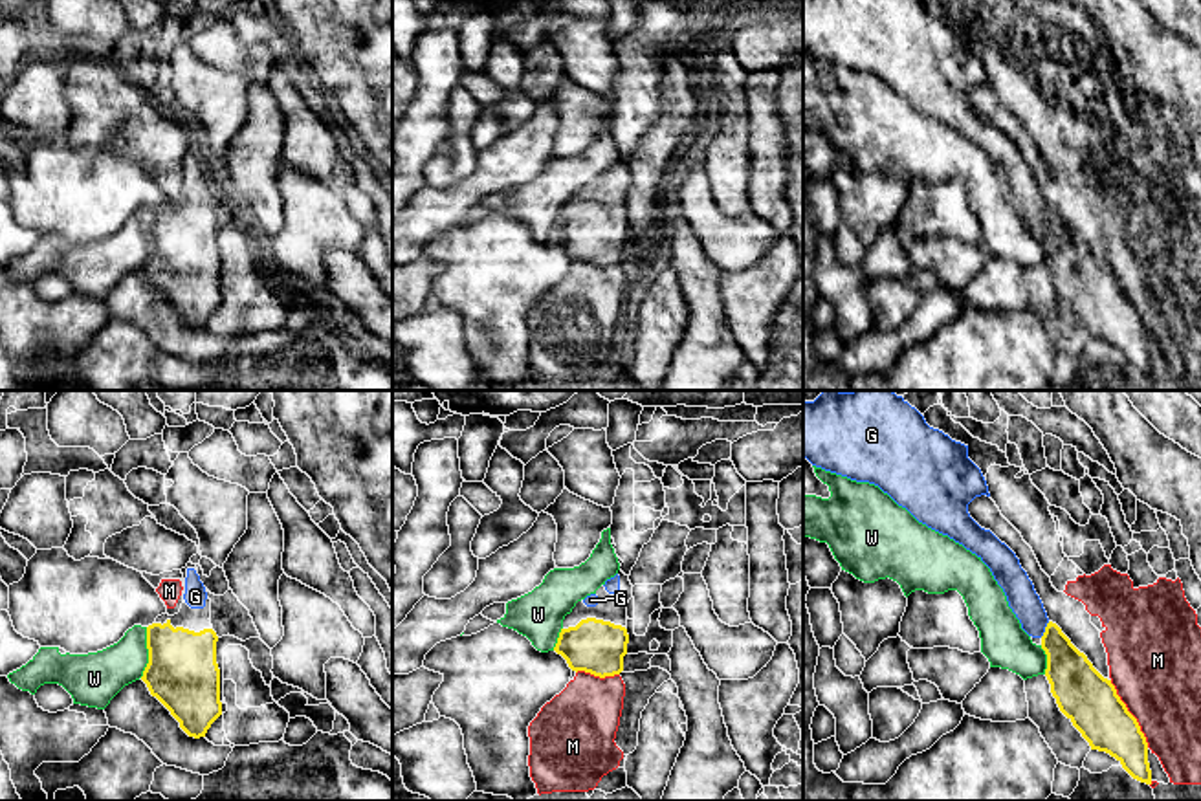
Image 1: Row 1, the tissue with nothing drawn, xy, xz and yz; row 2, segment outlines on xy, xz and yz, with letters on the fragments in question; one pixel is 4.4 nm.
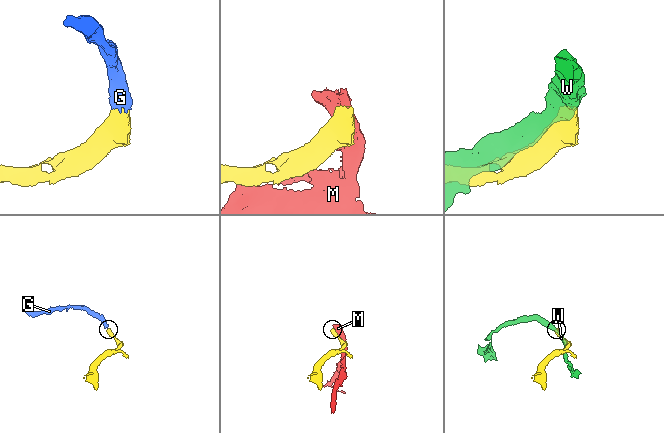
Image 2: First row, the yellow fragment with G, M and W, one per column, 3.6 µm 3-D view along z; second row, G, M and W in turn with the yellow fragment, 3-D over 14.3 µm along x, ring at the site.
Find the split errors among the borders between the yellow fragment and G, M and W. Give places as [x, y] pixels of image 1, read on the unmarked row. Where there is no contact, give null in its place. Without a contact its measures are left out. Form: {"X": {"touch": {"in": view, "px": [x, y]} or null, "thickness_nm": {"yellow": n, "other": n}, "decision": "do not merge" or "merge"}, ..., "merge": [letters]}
{"G": {"touch": {"in": "yz", "px": [1046, 219]}, "thickness_nm": {"yellow": 200, "other": 140}, "decision": "merge"}, "M": {"touch": {"in": "yz", "px": [1130, 303]}, "thickness_nm": {"yellow": 240, "other": 400}, "decision": "do not merge"}, "W": {"touch": {"in": "xy", "px": [149, 242]}, "thickness_nm": {"yellow": 320, "other": 220}, "decision": "do not merge"}, "merge": ["G"]}

